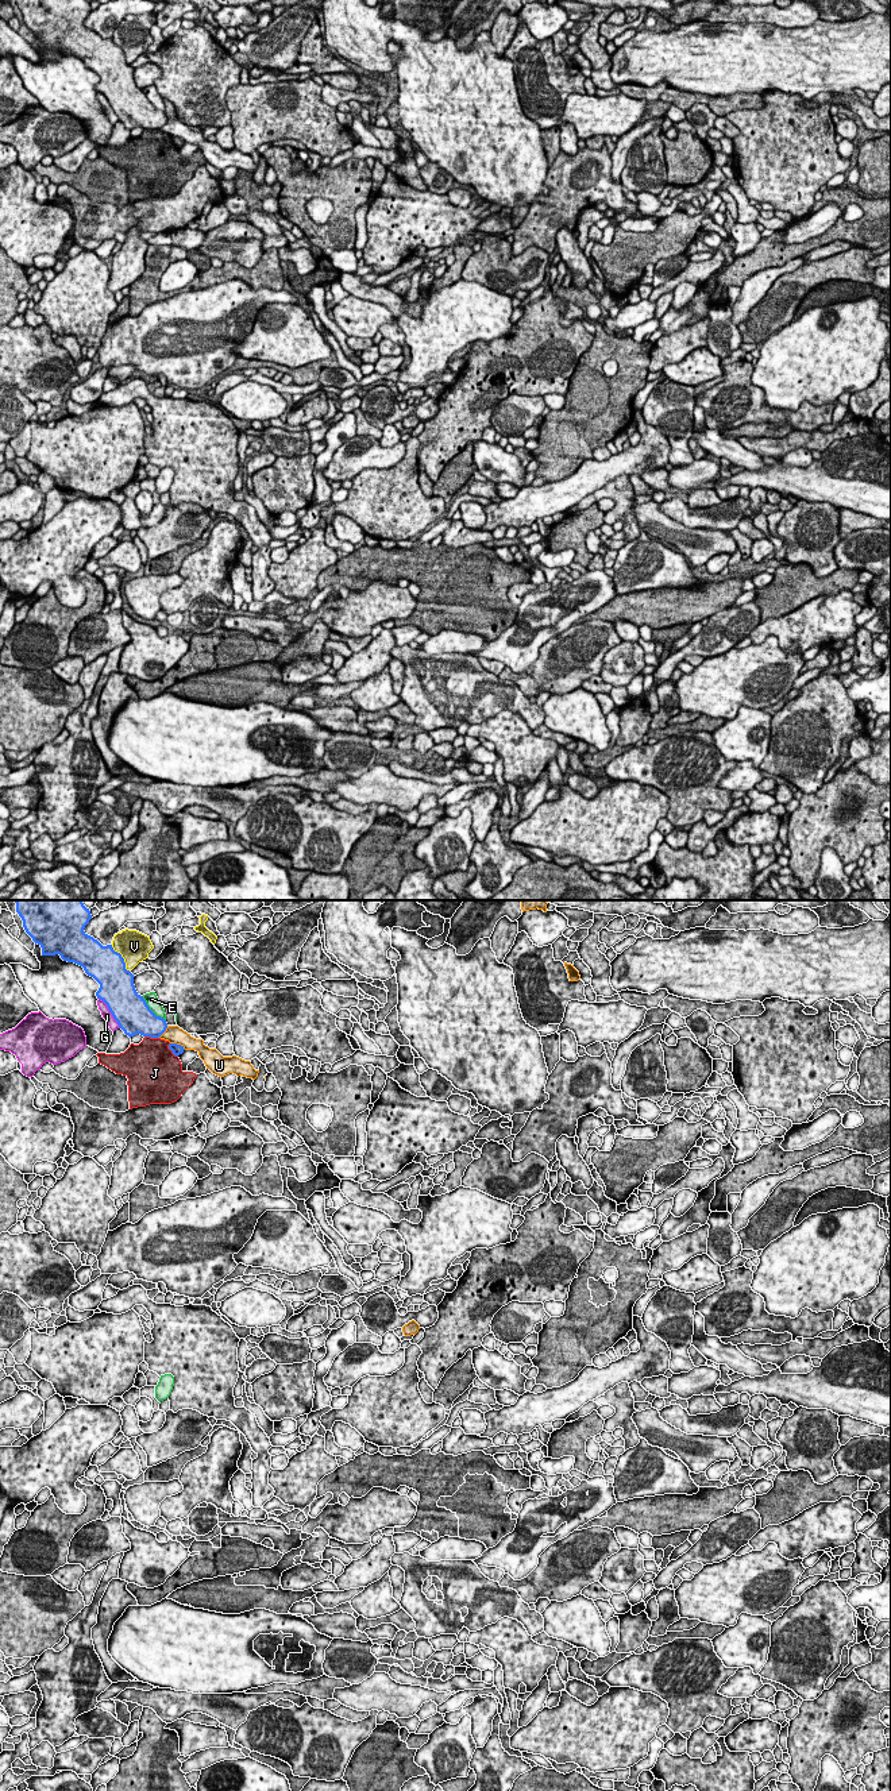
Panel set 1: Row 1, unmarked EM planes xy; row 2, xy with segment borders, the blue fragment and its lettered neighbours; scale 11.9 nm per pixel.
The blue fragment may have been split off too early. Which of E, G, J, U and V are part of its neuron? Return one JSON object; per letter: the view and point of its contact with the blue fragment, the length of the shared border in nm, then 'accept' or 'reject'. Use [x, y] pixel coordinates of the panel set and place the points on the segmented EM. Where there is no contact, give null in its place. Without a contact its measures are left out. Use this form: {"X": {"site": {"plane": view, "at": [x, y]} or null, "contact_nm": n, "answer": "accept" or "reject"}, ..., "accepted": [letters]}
{"E": {"site": {"plane": "xy", "at": [150, 1010]}, "contact_nm": 420, "answer": "reject"}, "G": {"site": {"plane": "xy", "at": [110, 1011]}, "contact_nm": 440, "answer": "reject"}, "J": {"site": {"plane": "xy", "at": [172, 1050]}, "contact_nm": 200, "answer": "reject"}, "U": {"site": {"plane": "xy", "at": [178, 1045]}, "contact_nm": 200, "answer": "reject"}, "V": {"site": {"plane": "xy", "at": [122, 957]}, "contact_nm": 380, "answer": "reject"}, "accepted": []}

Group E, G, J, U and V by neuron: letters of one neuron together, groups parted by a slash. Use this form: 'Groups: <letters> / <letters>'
Groups: E / G / J / U / V

